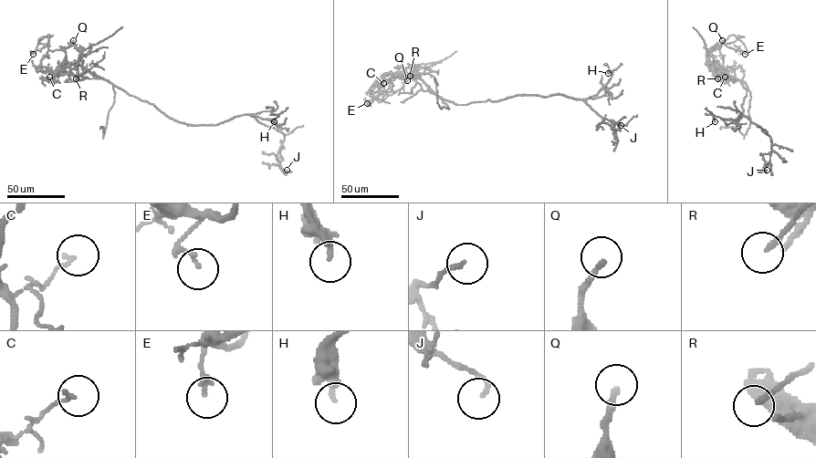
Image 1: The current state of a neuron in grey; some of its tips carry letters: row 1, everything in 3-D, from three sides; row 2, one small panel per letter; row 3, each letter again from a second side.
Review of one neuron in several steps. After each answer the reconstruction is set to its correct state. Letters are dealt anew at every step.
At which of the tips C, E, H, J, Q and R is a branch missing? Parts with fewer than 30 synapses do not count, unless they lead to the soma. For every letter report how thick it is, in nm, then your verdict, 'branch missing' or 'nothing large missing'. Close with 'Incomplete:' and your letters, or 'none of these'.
C: 130 nm | nothing large missing
E: 140 nm | nothing large missing
H: 240 nm | nothing large missing
J: 140 nm | nothing large missing
Q: 220 nm | branch missing
R: 180 nm | branch missing
Incomplete: Q, R

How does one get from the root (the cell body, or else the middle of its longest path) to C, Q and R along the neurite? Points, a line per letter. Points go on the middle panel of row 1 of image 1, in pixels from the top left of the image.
C: (481, 101), (456, 105), (439, 97), (422, 79), (405, 73), (388, 73), (380, 82), (383, 83)
Q: (481, 101), (456, 105), (444, 100), (422, 79), (404, 71), (407, 67), (416, 67), (407, 80)
R: (481, 101), (456, 105), (439, 97), (416, 75), (410, 76)

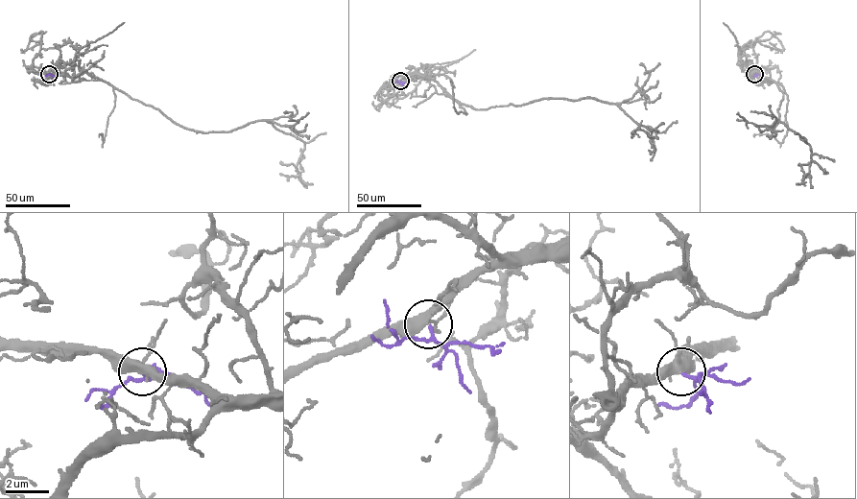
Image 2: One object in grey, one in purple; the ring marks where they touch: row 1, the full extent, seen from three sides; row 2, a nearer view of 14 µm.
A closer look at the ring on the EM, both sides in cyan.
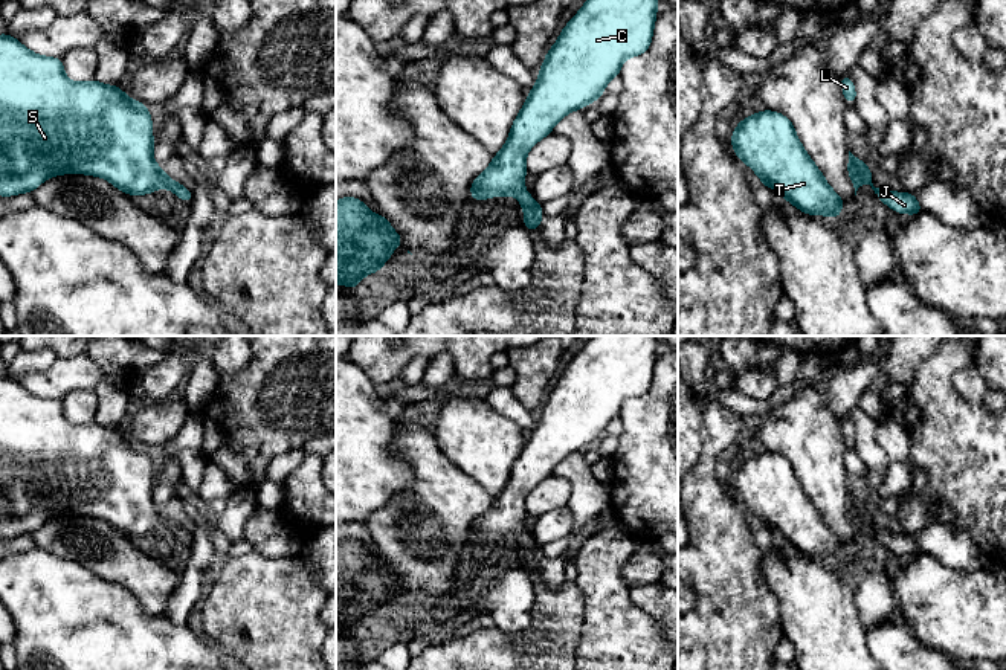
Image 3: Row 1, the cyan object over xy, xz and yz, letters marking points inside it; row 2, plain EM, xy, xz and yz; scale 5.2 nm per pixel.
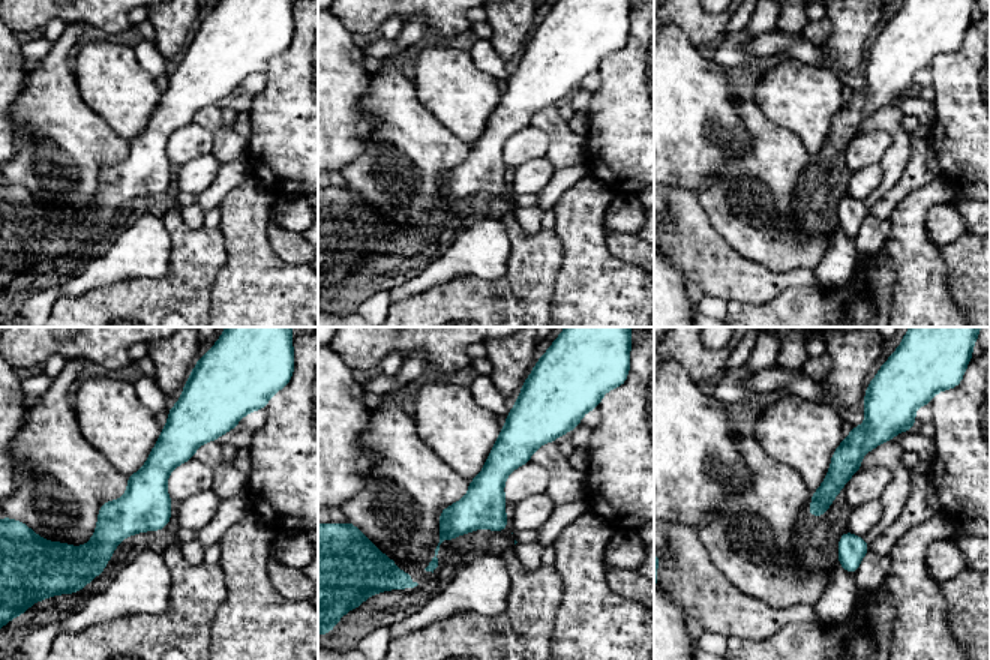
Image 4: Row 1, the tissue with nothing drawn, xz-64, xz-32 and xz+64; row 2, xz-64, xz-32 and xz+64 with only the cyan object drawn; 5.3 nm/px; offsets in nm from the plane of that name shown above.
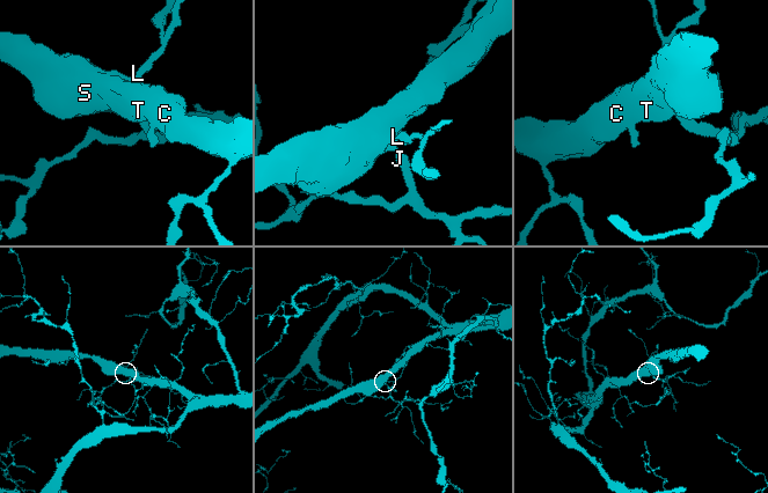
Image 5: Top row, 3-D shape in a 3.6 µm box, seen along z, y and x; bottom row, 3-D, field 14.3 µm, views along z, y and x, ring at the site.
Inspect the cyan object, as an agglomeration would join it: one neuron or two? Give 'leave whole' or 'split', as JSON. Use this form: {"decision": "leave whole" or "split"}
{"decision": "leave whole"}

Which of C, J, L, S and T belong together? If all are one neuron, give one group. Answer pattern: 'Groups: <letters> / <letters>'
Groups: C J L S T

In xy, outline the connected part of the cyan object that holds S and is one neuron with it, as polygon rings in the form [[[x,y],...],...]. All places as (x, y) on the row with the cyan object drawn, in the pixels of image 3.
[[[9,34],[0,35],[0,195],[11,197],[21,192],[31,194],[44,180],[60,174],[89,174],[108,180],[114,188],[124,191],[128,195],[145,195],[166,188],[174,192],[180,200],[191,205],[192,191],[182,186],[179,182],[169,179],[153,157],[153,121],[148,111],[148,105],[128,98],[119,85],[107,85],[96,79],[89,82],[73,82],[64,73],[61,58],[41,56],[24,47],[18,40]]]

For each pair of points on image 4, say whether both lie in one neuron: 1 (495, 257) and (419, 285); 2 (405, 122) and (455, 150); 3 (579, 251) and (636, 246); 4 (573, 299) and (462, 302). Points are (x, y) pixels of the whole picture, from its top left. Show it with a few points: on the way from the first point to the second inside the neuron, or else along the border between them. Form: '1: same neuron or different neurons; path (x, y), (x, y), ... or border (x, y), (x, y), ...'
1: same neuron; path (476, 257), (458, 261), (438, 272)
2: same neuron; path (417, 134), (432, 149), (443, 150)
3: different neurons; border (605, 233), (606, 248), (618, 260), (638, 267)
4: different neurons; border (560, 264), (548, 311)

